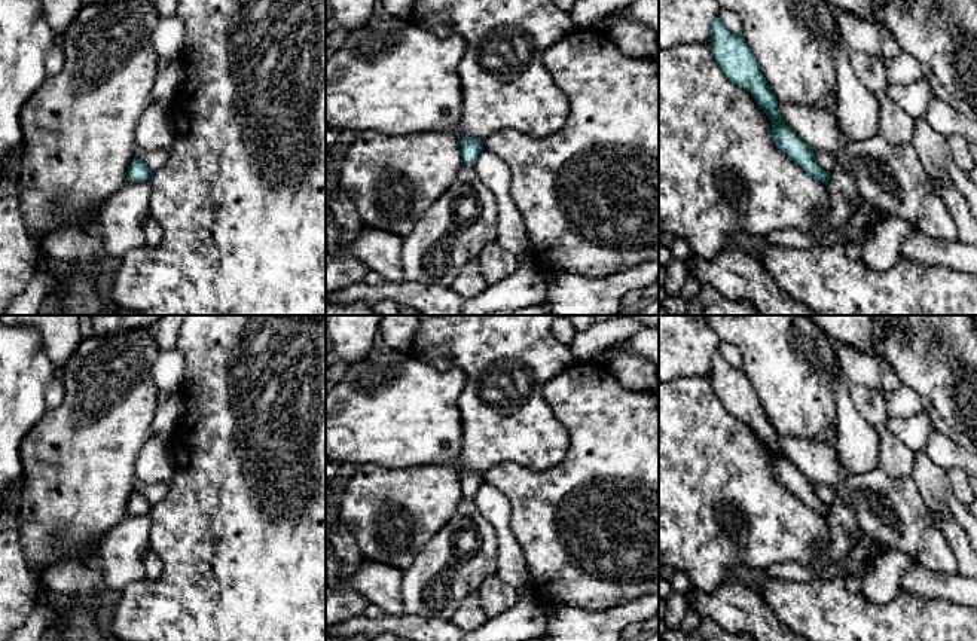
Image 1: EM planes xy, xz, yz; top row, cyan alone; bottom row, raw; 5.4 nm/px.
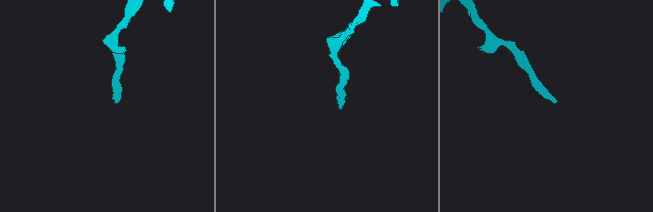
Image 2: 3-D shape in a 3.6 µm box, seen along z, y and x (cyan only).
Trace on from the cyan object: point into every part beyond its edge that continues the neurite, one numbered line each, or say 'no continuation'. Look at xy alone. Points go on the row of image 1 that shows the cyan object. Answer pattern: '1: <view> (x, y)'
no continuation

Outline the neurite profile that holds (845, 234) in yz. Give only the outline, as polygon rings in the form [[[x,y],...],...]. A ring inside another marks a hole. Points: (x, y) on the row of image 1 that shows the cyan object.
[[[849,220],[843,222],[837,229],[830,232],[827,236],[822,238],[821,245],[834,245],[834,244],[865,244],[873,238],[873,228],[864,228],[855,231]]]

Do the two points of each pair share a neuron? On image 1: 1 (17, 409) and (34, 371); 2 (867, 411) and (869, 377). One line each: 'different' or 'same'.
1: same
2: different

